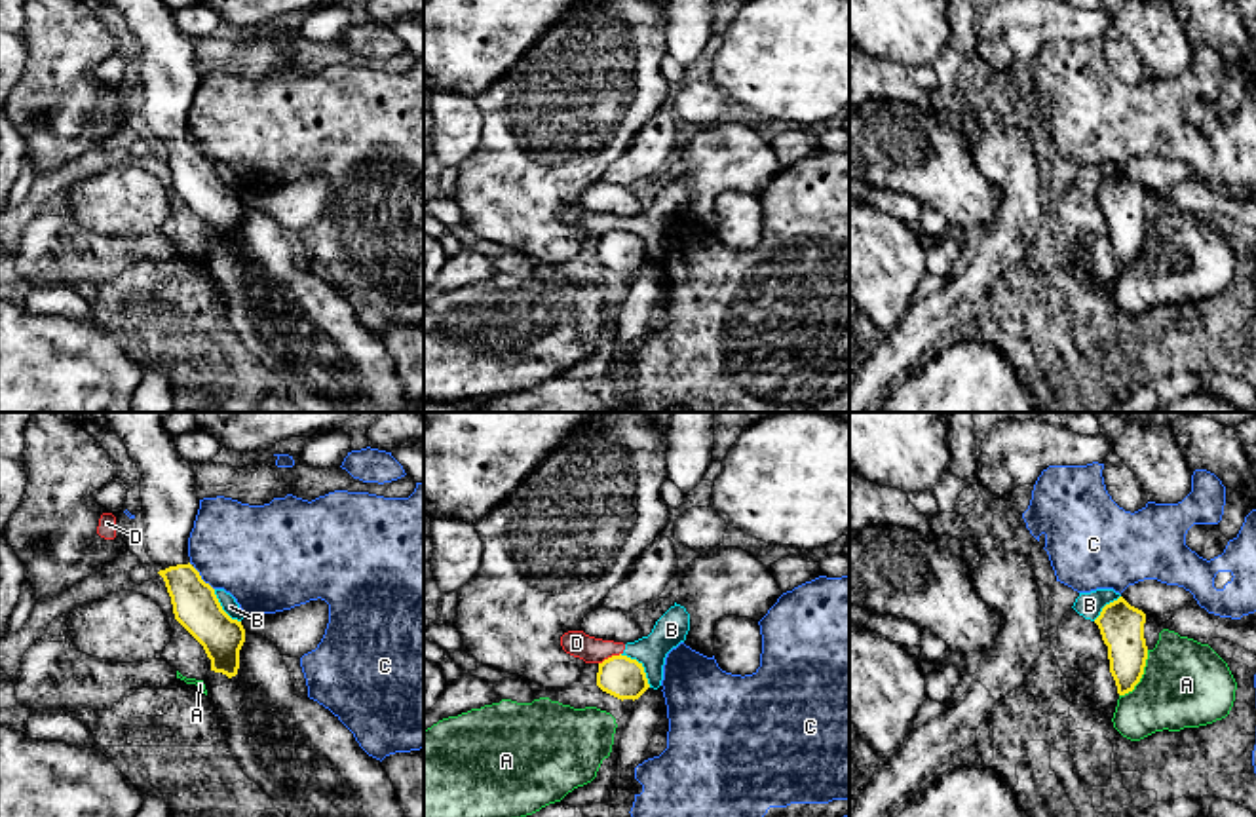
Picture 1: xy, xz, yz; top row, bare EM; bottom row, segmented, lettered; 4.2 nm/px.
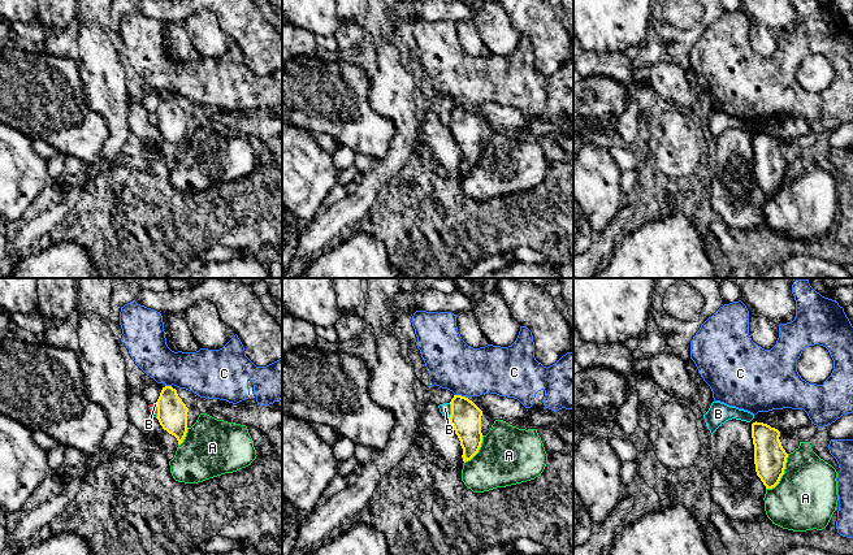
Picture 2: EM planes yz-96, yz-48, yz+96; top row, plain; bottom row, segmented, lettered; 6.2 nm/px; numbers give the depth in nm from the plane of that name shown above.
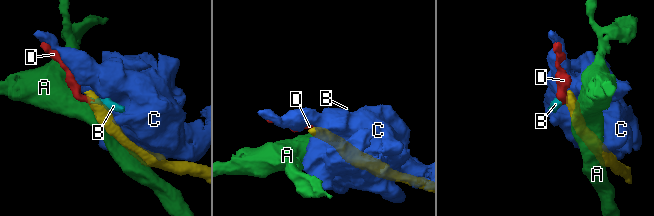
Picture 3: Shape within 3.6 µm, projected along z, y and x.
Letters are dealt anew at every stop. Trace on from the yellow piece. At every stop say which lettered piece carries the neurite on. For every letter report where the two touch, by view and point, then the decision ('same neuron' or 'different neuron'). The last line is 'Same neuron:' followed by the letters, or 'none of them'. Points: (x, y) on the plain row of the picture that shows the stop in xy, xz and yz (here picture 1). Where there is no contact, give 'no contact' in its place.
A: contact yz (1141, 251); different neuron
B: contact xz (641, 240); different neuron
C: contact xy (200, 151); different neuron
D: contact xz (608, 232); different neuron
Same neuron: none of them

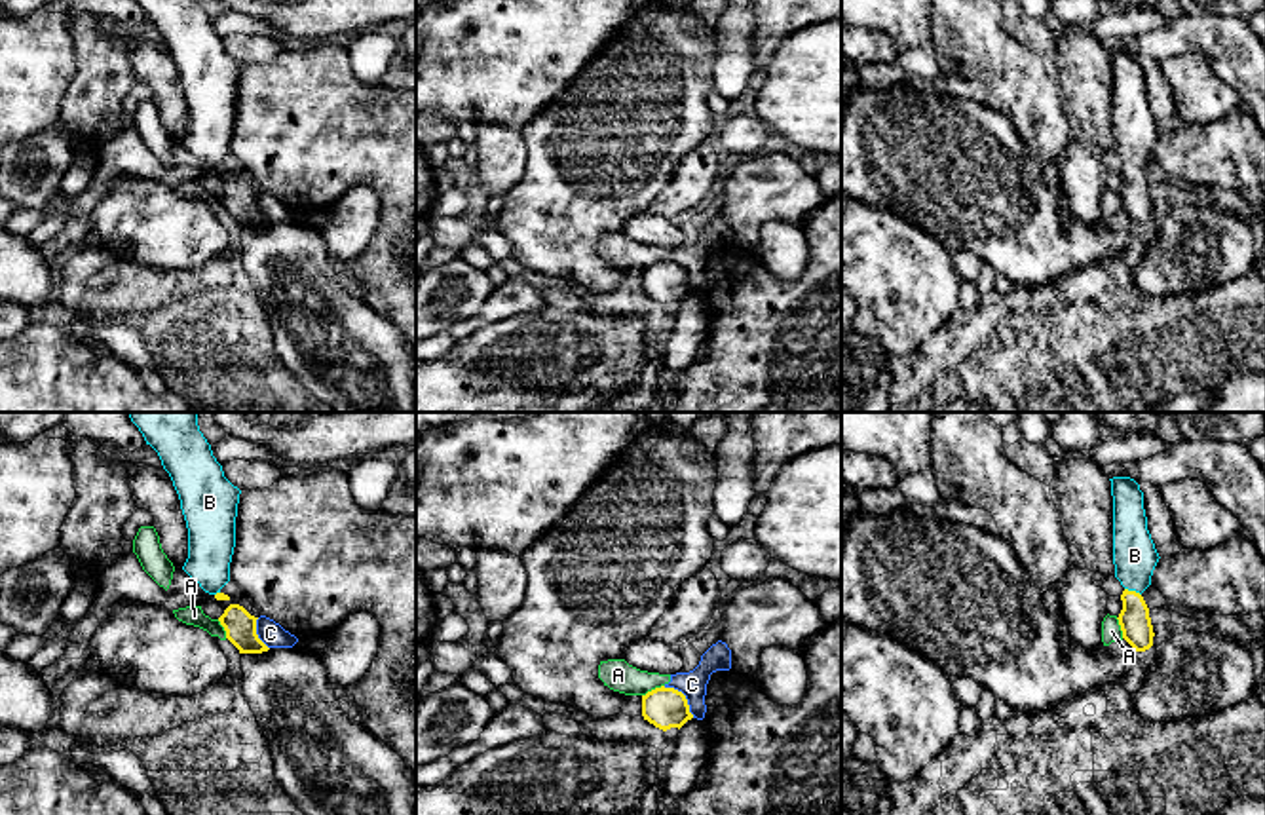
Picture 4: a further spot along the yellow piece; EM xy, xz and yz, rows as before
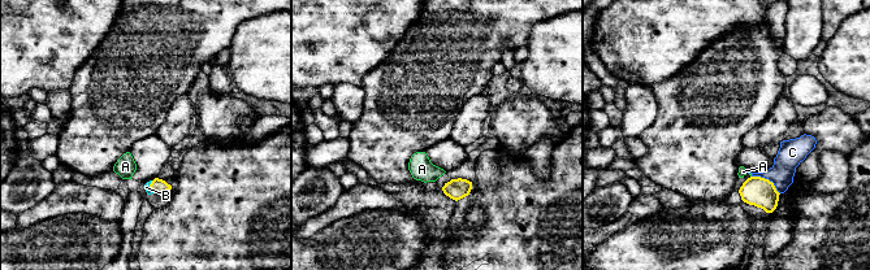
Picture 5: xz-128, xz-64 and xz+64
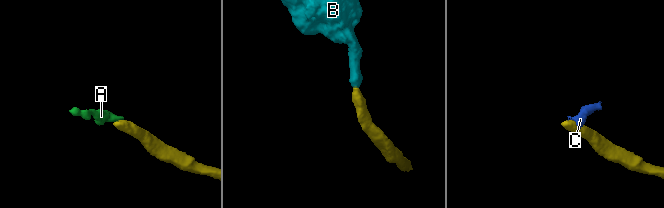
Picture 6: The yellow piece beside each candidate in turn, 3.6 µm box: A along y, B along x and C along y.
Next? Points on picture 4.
A: contact xz (652, 265); different neuron
B: contact yz (1132, 166); same neuron
C: contact xz (684, 270); different neuron
Same neuron: B

